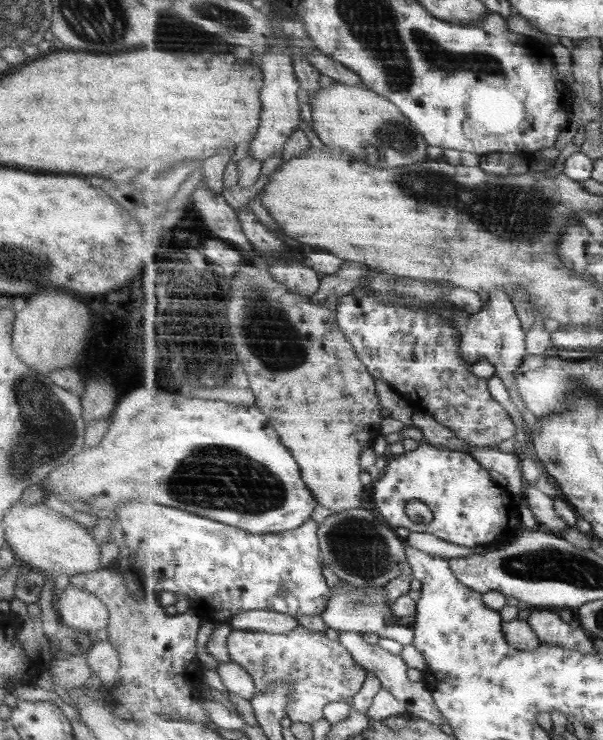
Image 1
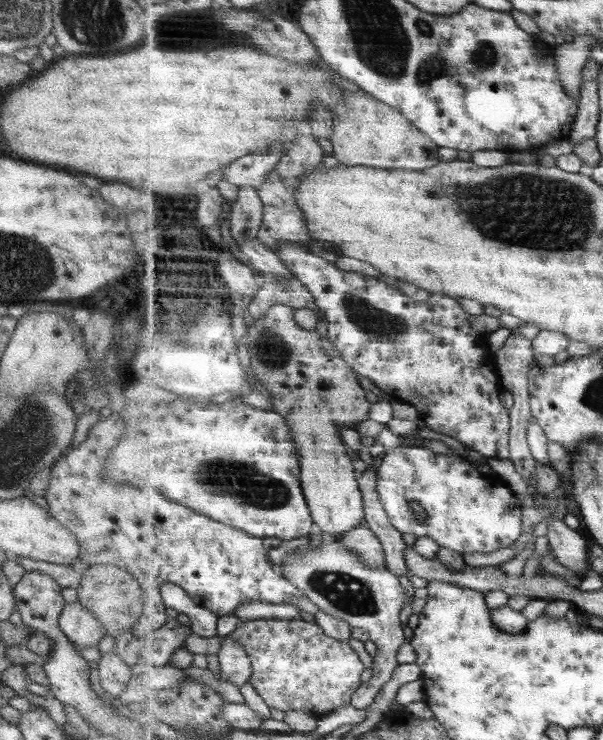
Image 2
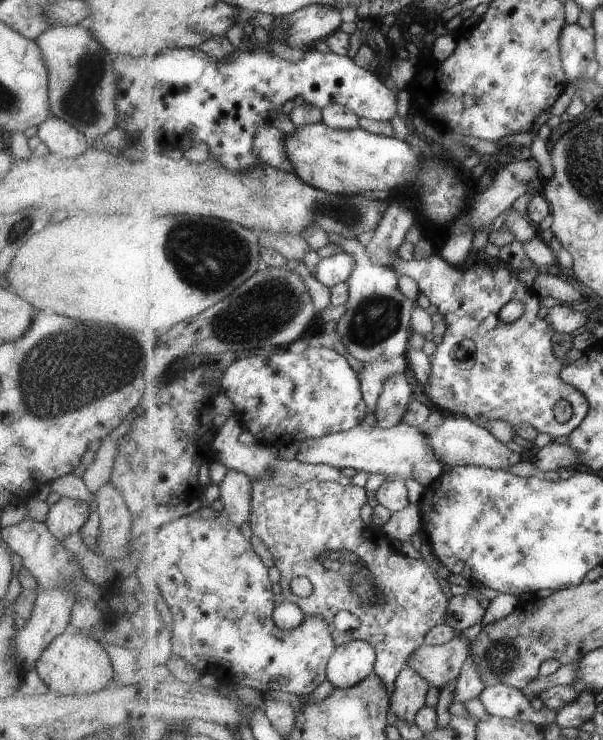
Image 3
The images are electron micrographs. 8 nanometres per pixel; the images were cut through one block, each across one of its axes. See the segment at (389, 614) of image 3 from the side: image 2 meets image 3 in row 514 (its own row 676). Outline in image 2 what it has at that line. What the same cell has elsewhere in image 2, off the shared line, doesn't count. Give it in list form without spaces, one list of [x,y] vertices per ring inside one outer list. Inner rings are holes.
[[[257,619],[243,621],[229,637],[240,642],[252,658],[252,678],[249,682],[269,706],[286,710],[300,710],[314,717],[337,710],[351,704],[352,696],[362,685],[361,674],[365,670],[359,654],[348,642],[330,637],[318,623],[306,622],[303,619]]]

